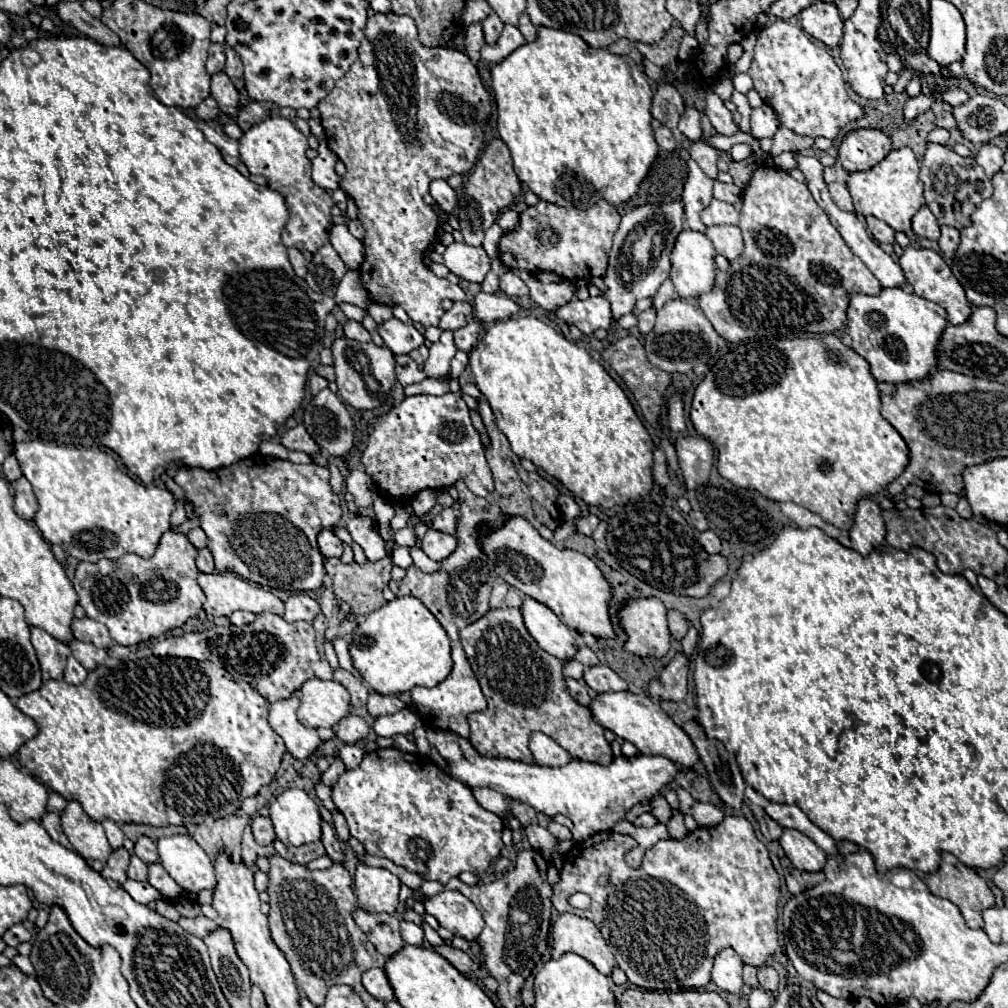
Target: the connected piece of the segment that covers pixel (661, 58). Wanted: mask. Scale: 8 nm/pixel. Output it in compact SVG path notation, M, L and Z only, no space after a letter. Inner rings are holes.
M676 24L676 26L672 26L666 32L666 36L660 42L656 42L656 44L642 44L642 42L638 42L636 48L640 50L640 54L644 58L654 62L656 66L666 66L668 62L678 58L678 48L680 48L682 34L684 34L684 30Z

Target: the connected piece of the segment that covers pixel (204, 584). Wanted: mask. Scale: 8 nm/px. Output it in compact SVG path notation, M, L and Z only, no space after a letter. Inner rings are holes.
M234 572L200 574L198 584L206 594L204 608L210 616L230 616L234 610L284 614L284 602L276 594L246 582Z

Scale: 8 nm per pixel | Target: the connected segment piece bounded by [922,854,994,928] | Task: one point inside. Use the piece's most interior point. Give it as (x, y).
(954, 881)

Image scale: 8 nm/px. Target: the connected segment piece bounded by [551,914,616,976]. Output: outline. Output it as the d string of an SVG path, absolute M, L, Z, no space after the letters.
M560 914L552 924L551 936L551 956L554 960L562 954L574 952L594 964L602 974L612 974L616 960L592 920L574 914Z

